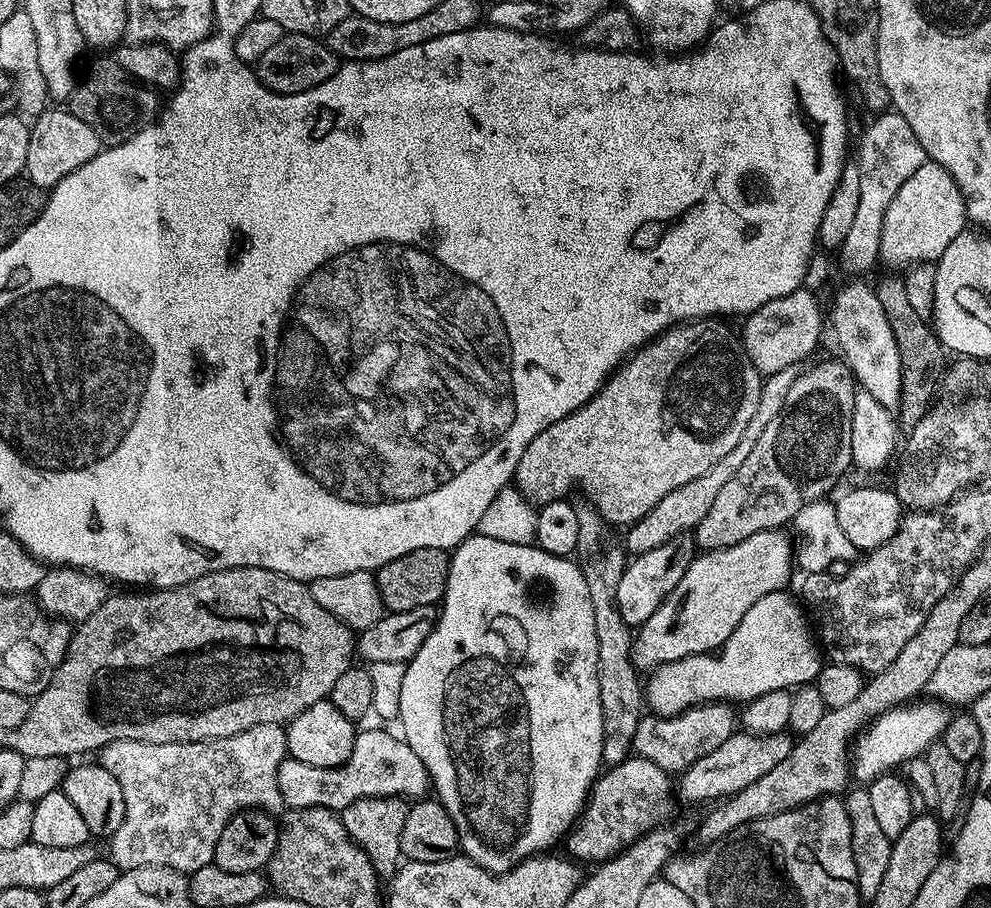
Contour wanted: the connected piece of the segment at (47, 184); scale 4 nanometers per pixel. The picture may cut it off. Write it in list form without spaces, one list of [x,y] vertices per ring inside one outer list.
[[[49,106],[33,120],[36,121],[30,124],[24,172],[27,179],[39,188],[55,188],[62,178],[66,178],[66,174],[74,174],[78,166],[86,166],[86,162],[102,150],[98,134],[94,134],[94,130],[90,130],[90,126],[86,126],[86,122],[68,111],[67,107]]]

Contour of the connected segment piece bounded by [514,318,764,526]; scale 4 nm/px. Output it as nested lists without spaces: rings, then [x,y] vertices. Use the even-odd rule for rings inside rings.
[[[701,318],[677,324],[675,328],[668,328],[661,332],[655,340],[645,344],[627,363],[617,368],[608,377],[604,387],[592,399],[587,400],[578,410],[574,410],[574,414],[566,414],[566,418],[554,422],[554,426],[546,426],[546,430],[542,430],[542,434],[538,434],[538,438],[534,438],[530,442],[530,446],[526,446],[526,450],[516,467],[514,477],[514,488],[520,491],[517,493],[529,504],[543,506],[553,504],[555,500],[571,497],[570,494],[575,488],[581,488],[584,491],[583,499],[587,503],[593,504],[609,525],[631,526],[643,518],[652,507],[656,507],[658,502],[662,501],[662,498],[674,491],[676,487],[683,486],[686,482],[698,478],[699,475],[706,474],[712,468],[723,465],[723,460],[737,451],[739,439],[742,438],[742,434],[745,434],[750,425],[754,410],[760,408],[760,395],[764,385],[759,370],[754,366],[754,362],[750,362],[750,358],[746,354],[743,339],[737,333],[735,336],[724,324],[727,323],[716,318]]]

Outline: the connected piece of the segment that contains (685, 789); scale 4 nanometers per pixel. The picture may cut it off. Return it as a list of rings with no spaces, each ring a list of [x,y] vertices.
[[[743,730],[737,731],[728,736],[722,746],[710,750],[705,756],[699,756],[690,767],[679,773],[680,796],[684,800],[716,802],[732,796],[738,790],[746,790],[750,782],[758,782],[762,774],[774,770],[774,766],[778,766],[778,762],[790,754],[793,743],[793,737],[787,731],[775,732],[769,736],[753,736]]]

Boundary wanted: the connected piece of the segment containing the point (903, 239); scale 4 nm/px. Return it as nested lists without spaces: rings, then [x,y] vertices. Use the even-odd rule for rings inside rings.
[[[926,162],[902,182],[902,190],[894,194],[894,202],[886,210],[879,263],[889,264],[892,270],[904,270],[914,264],[935,262],[965,228],[964,199],[954,178],[942,166]]]

